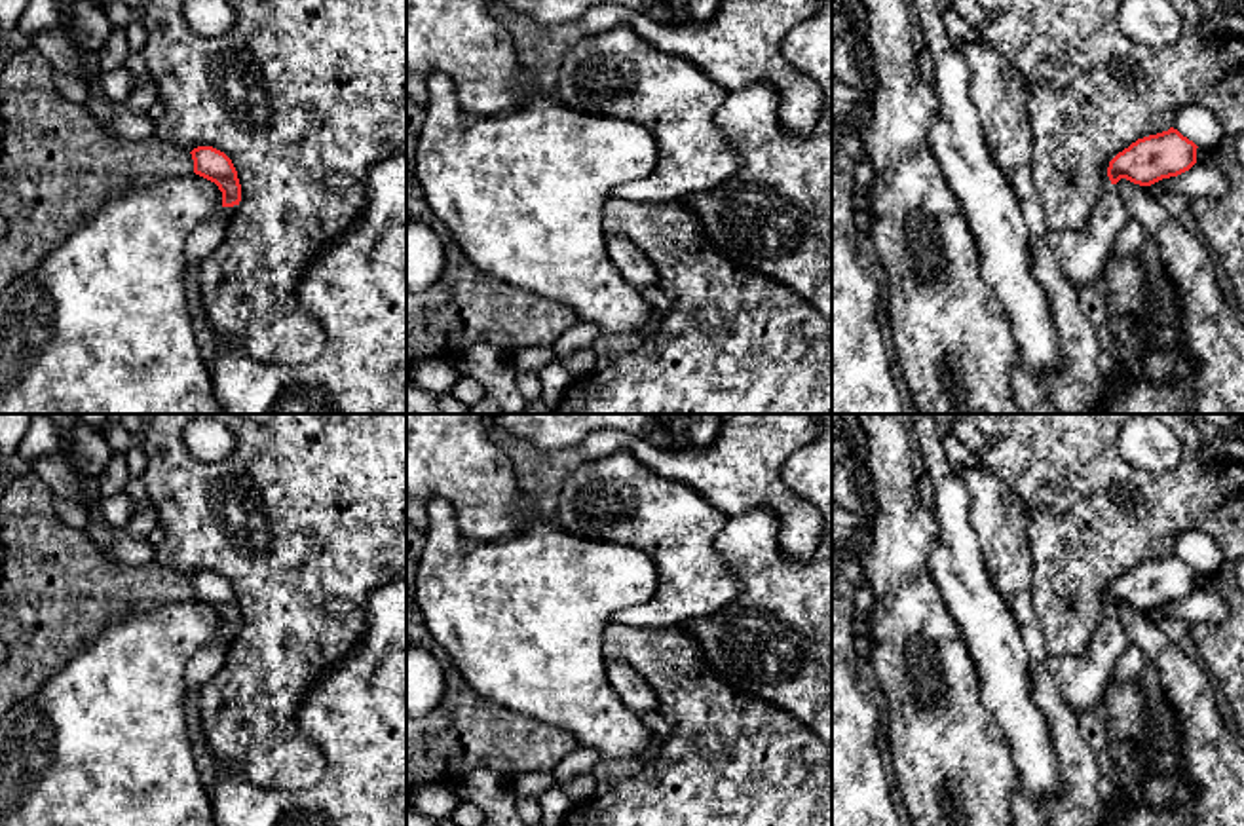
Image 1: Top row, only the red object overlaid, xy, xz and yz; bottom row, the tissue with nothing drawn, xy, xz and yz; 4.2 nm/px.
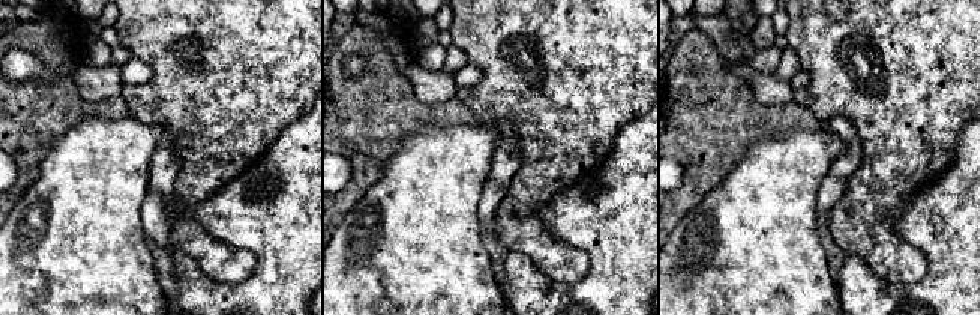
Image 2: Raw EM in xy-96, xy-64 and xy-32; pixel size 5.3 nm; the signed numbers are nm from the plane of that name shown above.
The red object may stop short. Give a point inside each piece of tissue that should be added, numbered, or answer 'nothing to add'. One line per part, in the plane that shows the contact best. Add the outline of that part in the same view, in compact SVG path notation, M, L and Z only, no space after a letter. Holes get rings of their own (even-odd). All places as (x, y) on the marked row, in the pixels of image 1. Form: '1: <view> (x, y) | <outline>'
1: xy (219, 211) | M222 201L213 209L213 213L209 215L209 218L226 218L226 216L234 216L237 213L237 205L234 207L224 207Z

